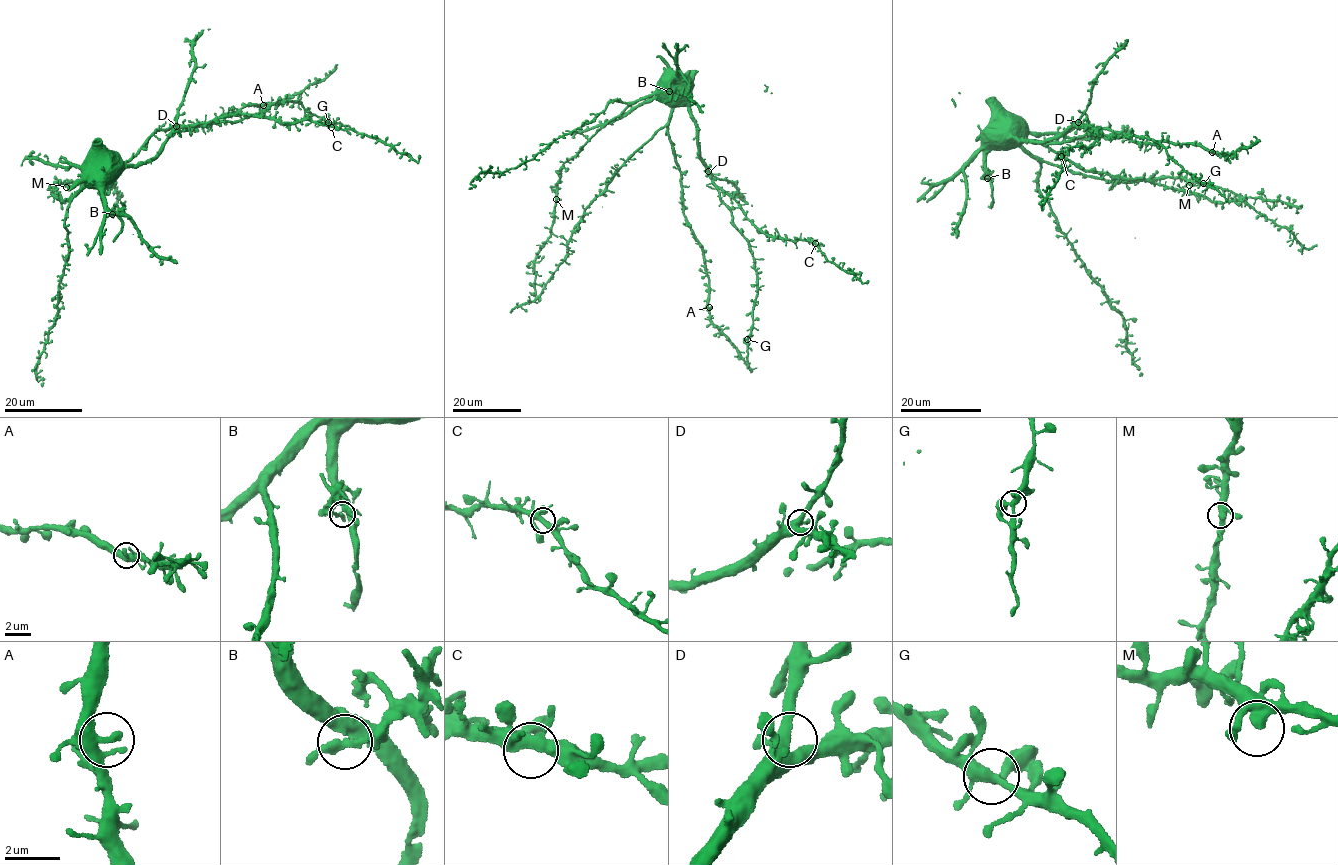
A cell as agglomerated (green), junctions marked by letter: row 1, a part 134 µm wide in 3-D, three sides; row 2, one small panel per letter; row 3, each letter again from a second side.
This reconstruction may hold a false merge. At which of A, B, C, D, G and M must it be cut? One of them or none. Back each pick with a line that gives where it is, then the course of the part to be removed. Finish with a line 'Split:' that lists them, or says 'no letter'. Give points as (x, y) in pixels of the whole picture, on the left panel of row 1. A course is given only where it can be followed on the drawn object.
B: (112, 214) | (112, 214), (123, 208), (120, 201)
Split: B

